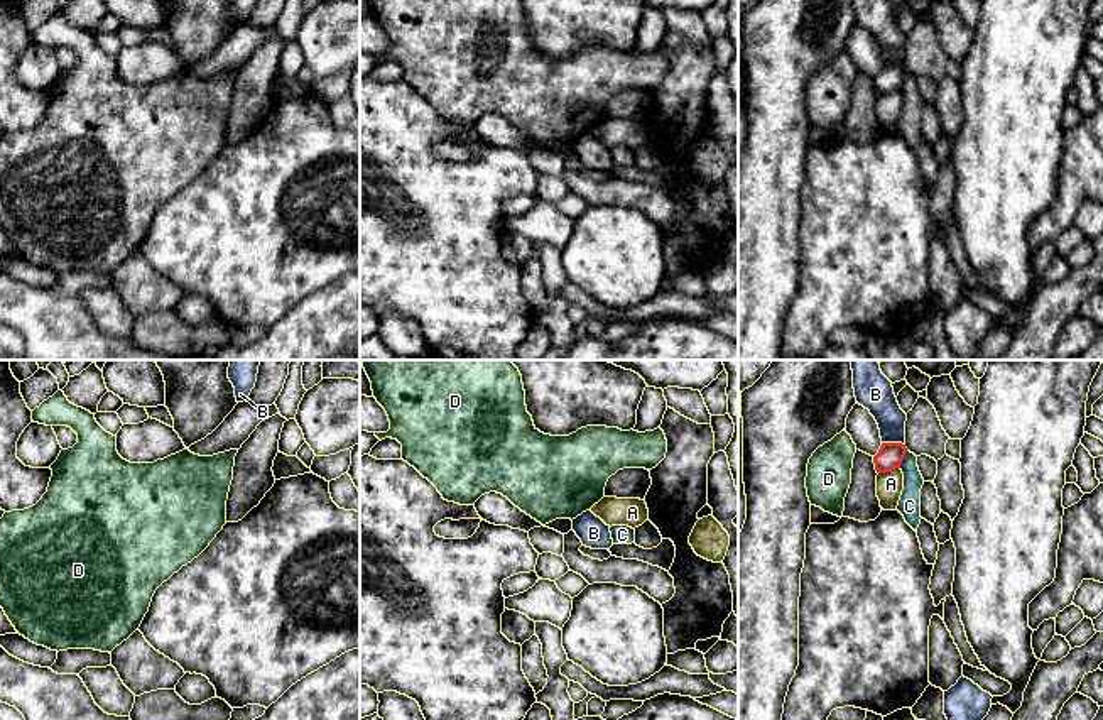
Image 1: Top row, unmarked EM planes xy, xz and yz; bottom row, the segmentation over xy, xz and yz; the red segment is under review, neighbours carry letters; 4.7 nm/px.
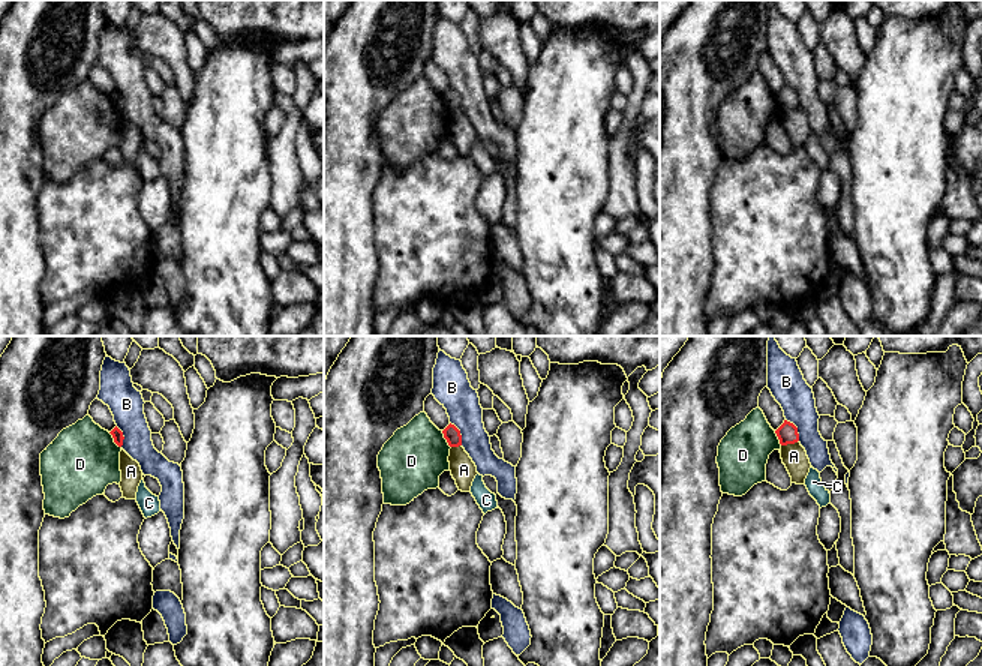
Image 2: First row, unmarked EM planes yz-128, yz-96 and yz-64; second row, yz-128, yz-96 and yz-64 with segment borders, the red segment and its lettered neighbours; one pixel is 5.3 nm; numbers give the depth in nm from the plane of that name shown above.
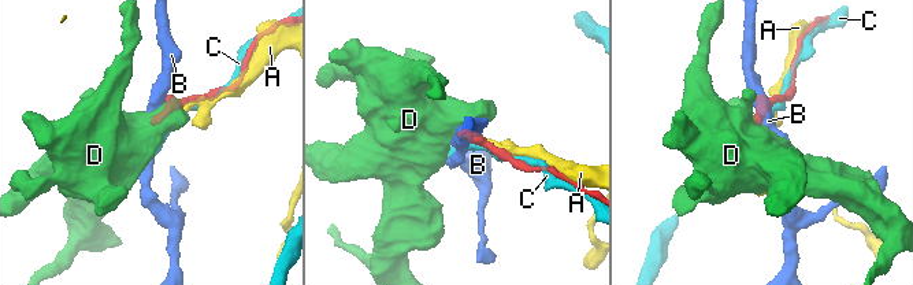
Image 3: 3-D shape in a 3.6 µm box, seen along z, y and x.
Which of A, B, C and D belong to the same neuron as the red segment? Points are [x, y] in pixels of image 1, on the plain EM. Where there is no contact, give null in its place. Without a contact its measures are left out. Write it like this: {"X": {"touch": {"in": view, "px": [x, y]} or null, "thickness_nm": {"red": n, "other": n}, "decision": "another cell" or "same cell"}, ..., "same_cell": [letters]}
{"A": {"touch": {"in": "yz", "px": [889, 92]}, "thickness_nm": {"red": 120, "other": 130}, "decision": "another cell"}, "B": {"touch": {"in": "yz", "px": [894, 65]}, "thickness_nm": {"red": 120, "other": 160}, "decision": "another cell"}, "C": {"touch": {"in": "yz", "px": [902, 80]}, "thickness_nm": {"red": 120, "other": 110}, "decision": "another cell"}, "D": {"touch": {"in": "xz", "px": [593, 127]}, "thickness_nm": {"red": 20, "other": 400}, "decision": "another cell"}, "same_cell": []}

